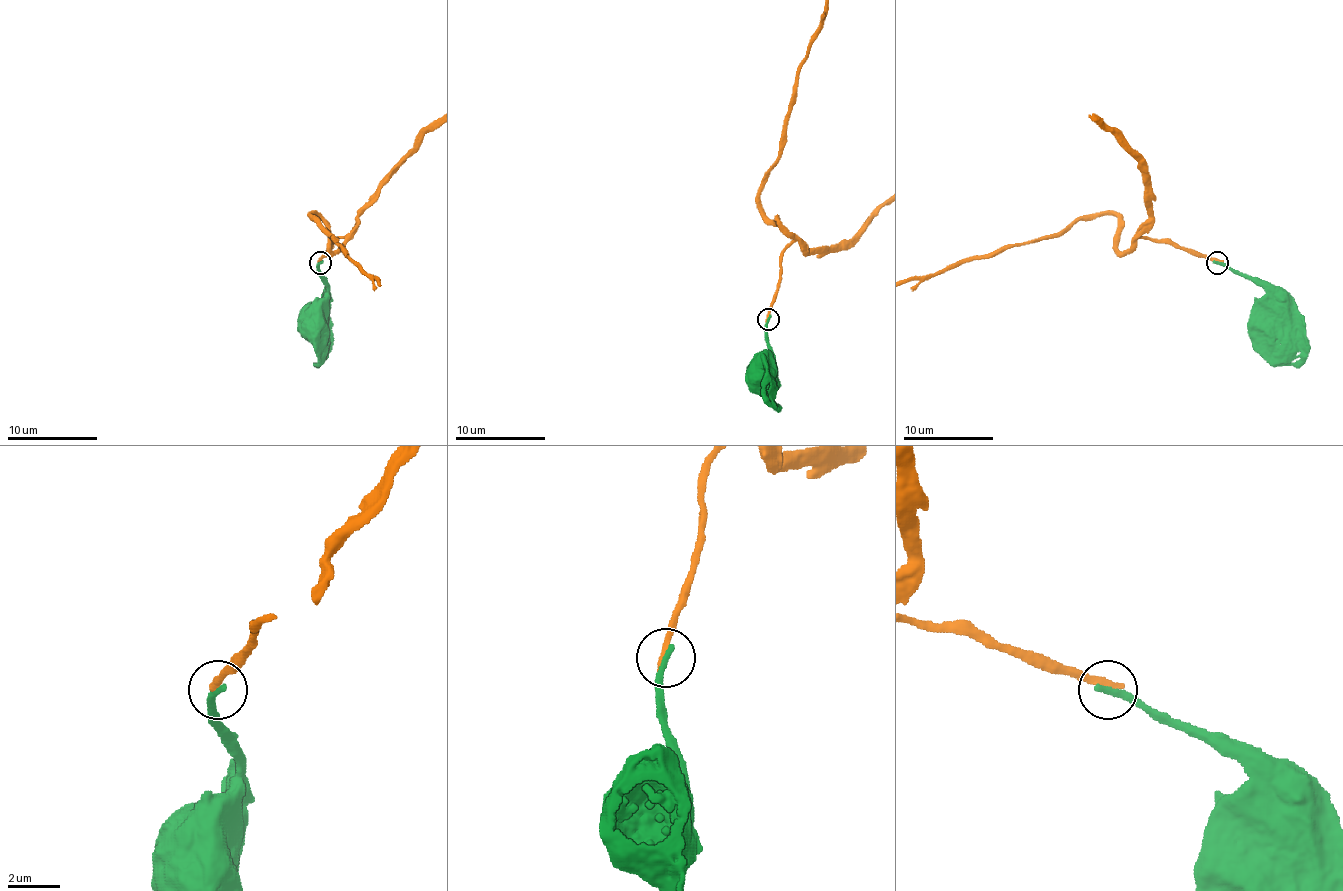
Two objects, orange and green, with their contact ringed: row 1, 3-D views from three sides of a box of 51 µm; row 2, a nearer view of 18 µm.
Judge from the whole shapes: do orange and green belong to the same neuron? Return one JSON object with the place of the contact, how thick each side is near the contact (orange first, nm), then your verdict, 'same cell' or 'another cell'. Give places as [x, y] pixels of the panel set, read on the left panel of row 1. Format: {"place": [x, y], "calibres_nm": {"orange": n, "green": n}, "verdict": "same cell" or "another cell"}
{"place": [320, 262], "calibres_nm": {"orange": 300, "green": 280}, "verdict": "another cell"}

